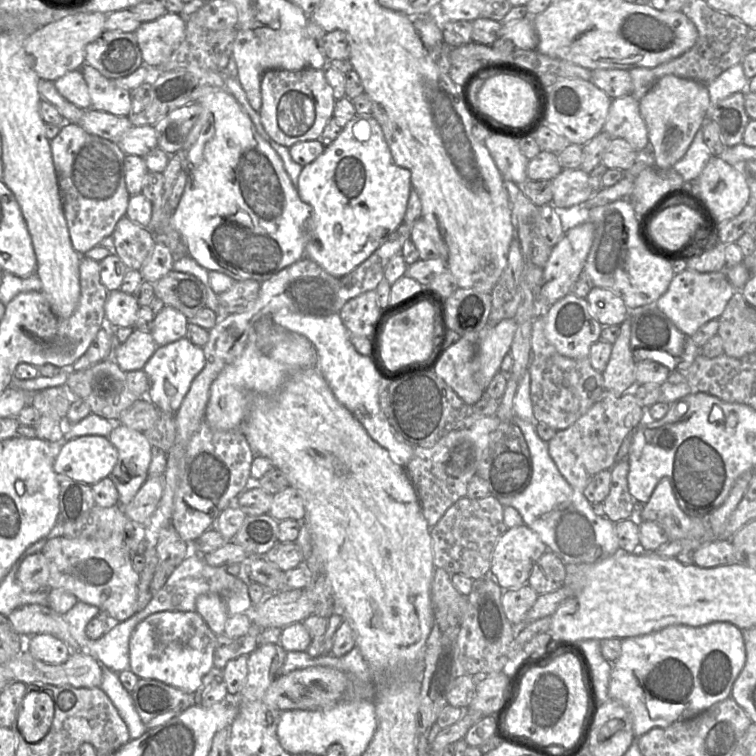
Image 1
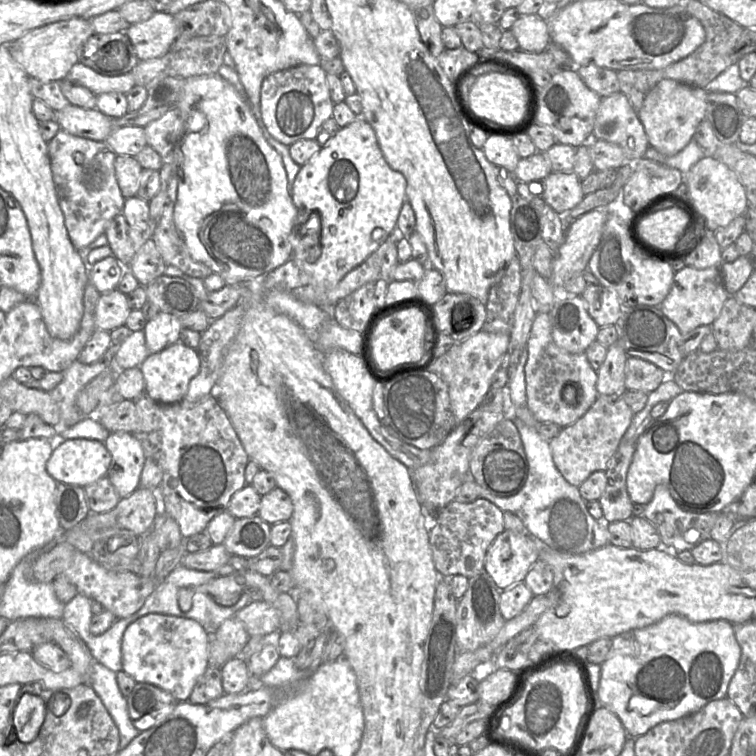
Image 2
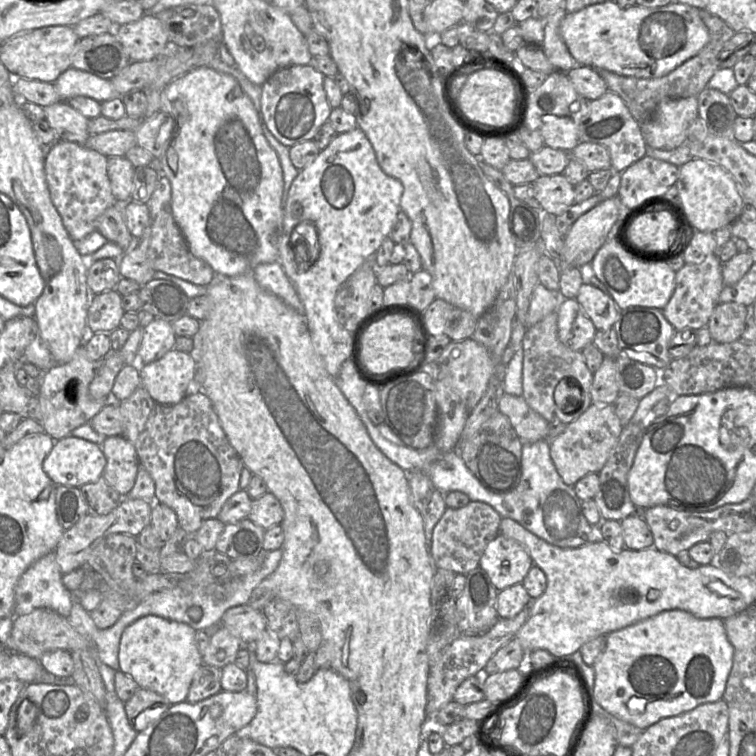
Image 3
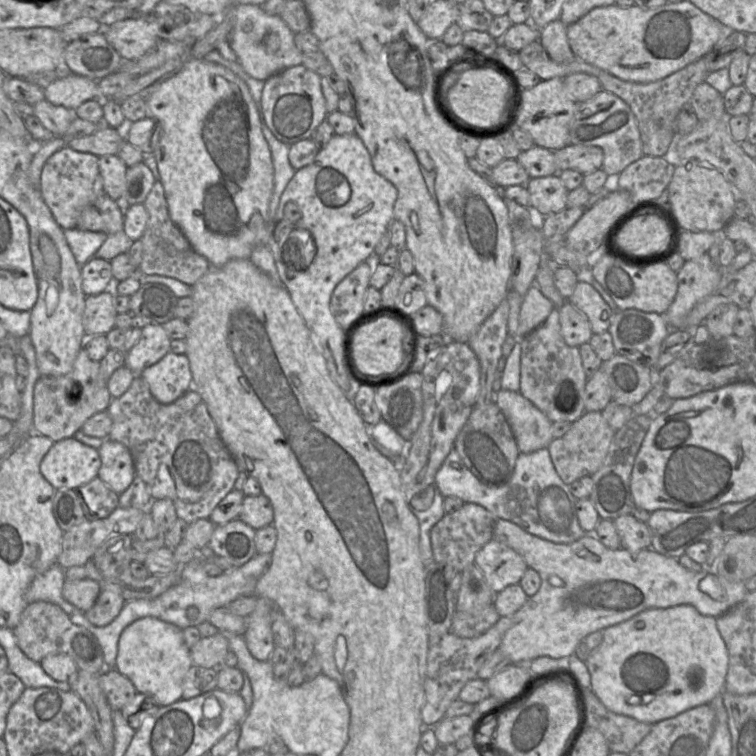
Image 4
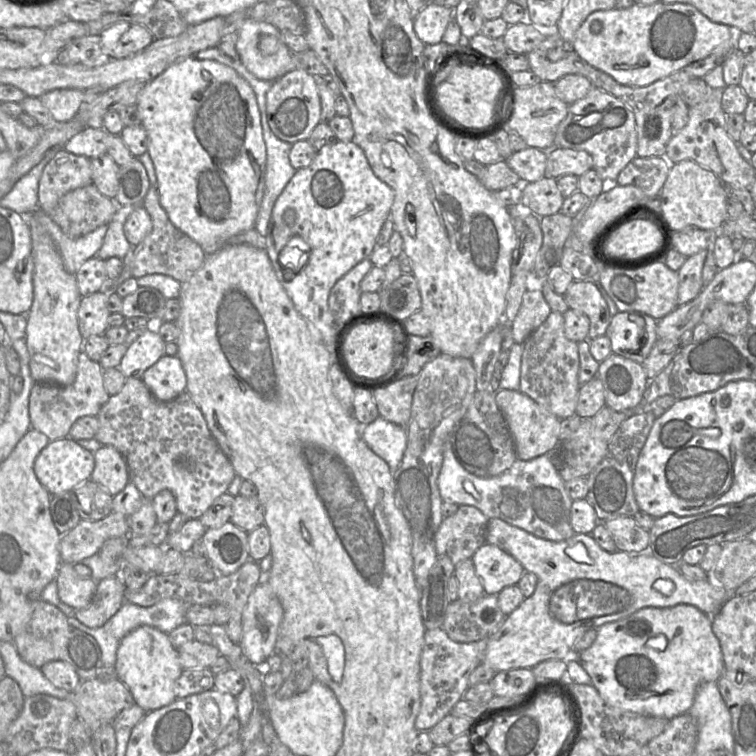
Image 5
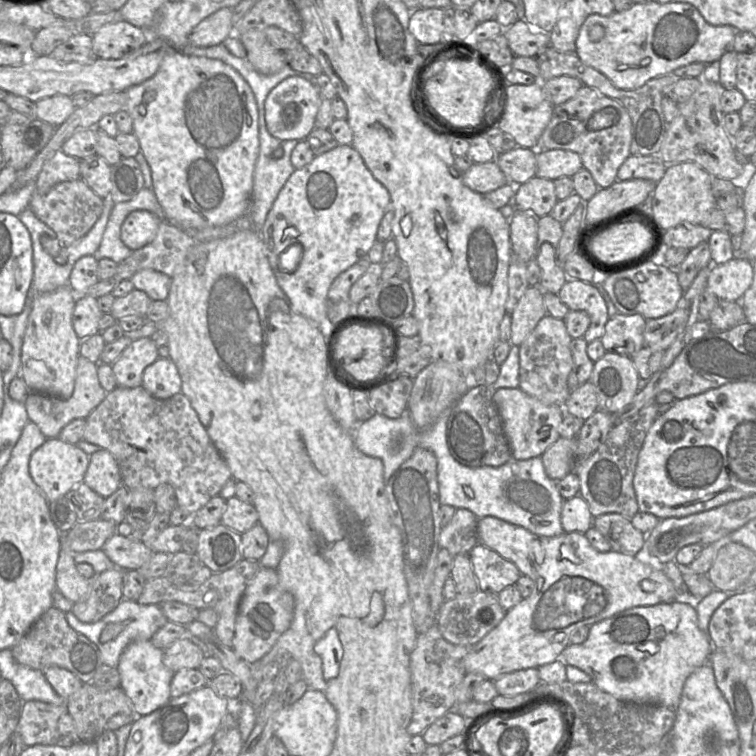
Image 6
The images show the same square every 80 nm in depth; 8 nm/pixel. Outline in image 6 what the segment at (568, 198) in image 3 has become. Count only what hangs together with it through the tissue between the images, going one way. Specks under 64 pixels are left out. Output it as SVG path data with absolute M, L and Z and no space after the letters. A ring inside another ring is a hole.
M534 176L516 185L514 206L519 210L542 217L549 215L557 202L554 180Z

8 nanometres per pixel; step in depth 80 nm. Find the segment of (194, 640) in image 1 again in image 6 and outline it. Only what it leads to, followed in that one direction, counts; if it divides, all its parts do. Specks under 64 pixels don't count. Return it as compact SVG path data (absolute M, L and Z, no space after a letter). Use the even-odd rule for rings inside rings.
M150 640L130 643L120 656L117 670L120 688L132 701L136 716L148 715L172 698L170 685L174 672L163 663L163 650L155 647Z

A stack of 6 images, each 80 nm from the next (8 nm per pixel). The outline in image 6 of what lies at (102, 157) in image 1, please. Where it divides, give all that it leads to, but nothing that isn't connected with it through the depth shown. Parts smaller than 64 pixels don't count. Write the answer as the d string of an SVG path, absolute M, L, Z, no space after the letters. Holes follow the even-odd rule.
M62 150L42 167L36 183L36 192L47 194L56 184L80 179L80 160L66 155Z

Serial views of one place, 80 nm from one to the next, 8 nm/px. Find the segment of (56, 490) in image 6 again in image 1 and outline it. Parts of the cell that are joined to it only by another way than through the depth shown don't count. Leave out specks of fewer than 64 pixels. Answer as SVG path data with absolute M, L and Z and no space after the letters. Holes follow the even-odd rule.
M80 436L61 446L54 444L54 447L55 473L61 479L72 479L89 485L108 477L118 460L118 452L106 436Z

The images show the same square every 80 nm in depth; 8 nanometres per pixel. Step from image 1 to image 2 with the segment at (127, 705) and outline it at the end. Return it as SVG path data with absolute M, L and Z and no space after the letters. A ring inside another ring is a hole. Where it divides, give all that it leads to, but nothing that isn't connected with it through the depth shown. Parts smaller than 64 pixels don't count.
M93 662L89 685L100 697L117 726L120 736L119 750L124 749L140 732L129 717L127 697L119 689L116 673L99 662Z

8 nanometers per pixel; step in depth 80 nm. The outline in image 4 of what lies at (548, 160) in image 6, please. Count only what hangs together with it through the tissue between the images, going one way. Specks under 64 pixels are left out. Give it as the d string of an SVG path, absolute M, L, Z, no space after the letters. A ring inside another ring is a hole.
M568 144L553 152L558 172L572 169L585 175L602 168L604 154L600 147Z

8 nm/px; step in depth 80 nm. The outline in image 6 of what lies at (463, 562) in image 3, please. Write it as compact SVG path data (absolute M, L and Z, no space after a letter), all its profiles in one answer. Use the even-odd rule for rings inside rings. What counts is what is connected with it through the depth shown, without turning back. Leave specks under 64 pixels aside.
M458 508L452 519L442 527L439 537L439 546L450 552L452 556L466 553L472 550L479 543L477 534L478 517L468 509Z

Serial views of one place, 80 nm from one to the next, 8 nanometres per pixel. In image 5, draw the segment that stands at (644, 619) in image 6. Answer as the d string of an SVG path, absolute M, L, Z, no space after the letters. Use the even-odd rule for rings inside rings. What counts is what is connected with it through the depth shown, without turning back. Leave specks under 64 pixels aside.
M678 604L666 608L645 607L623 619L605 623L597 629L597 637L589 648L579 654L575 654L575 651L572 648L568 656L561 660L567 664L573 659L578 661L589 674L592 679L592 685L597 689L608 706L641 715L663 717L668 720L673 719L680 714L688 713L688 710L694 702L699 685L703 682L718 681L725 669L720 642L712 630L712 617L709 617L697 607L687 604Z

